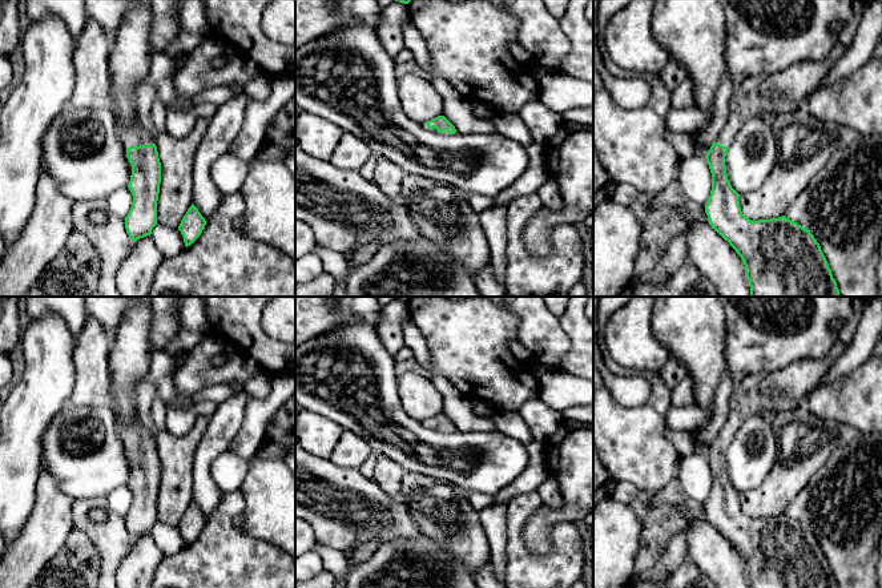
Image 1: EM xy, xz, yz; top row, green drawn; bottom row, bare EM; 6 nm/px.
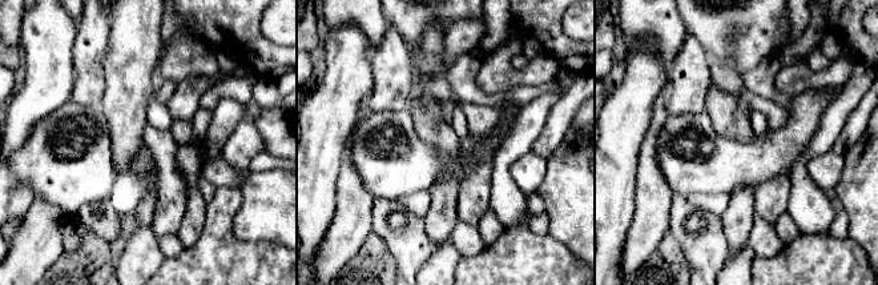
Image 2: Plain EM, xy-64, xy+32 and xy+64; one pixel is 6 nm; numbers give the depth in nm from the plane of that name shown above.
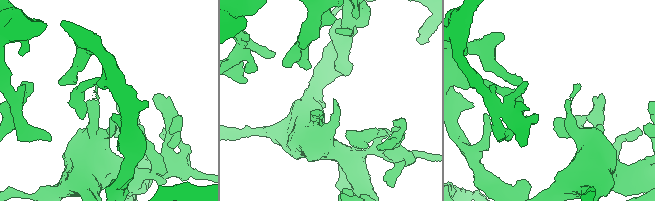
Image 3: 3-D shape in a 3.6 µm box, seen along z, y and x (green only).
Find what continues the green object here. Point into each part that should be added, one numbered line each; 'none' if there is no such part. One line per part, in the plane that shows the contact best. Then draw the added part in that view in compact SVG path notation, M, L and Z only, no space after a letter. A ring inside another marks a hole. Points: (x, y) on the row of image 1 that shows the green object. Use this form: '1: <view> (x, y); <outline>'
1: xy (131, 136); M138 116L132 126L117 125L117 134L125 148L154 144L152 136L140 125Z

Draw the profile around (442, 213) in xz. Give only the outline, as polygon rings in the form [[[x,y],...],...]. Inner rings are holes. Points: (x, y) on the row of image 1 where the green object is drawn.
[[[406,174],[396,202],[404,206],[420,234],[436,242],[472,275],[491,262],[479,214],[458,188]]]

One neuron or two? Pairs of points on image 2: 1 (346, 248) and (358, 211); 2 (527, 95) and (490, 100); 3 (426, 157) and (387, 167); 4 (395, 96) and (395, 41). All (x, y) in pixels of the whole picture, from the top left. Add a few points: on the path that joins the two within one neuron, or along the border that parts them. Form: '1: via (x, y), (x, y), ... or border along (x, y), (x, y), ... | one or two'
1: via (346, 239), (351, 220) | one
2: via (518, 95), (499, 99) | one
3: via (417, 164), (397, 164) | one
4: via (395, 83), (395, 55) | one

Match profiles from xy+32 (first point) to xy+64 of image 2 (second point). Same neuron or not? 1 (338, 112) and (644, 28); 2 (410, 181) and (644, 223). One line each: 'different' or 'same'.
1: different
2: different

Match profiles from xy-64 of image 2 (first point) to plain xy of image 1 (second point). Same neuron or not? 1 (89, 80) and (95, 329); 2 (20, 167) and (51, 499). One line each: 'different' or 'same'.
1: same
2: different

